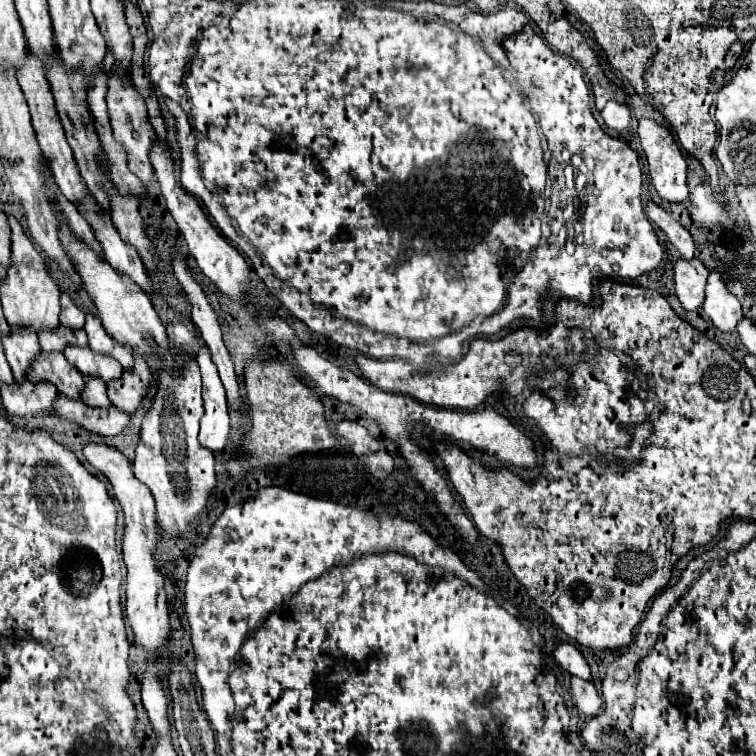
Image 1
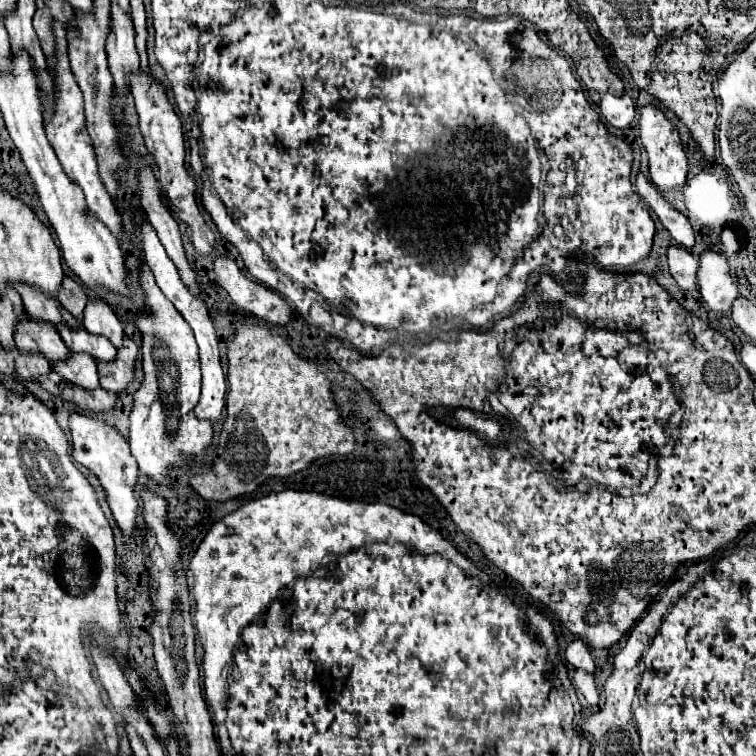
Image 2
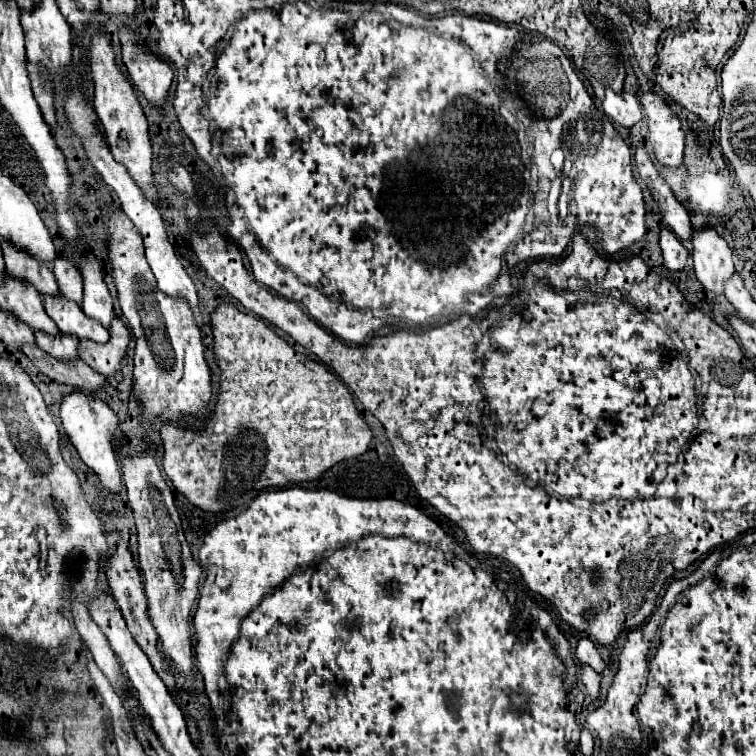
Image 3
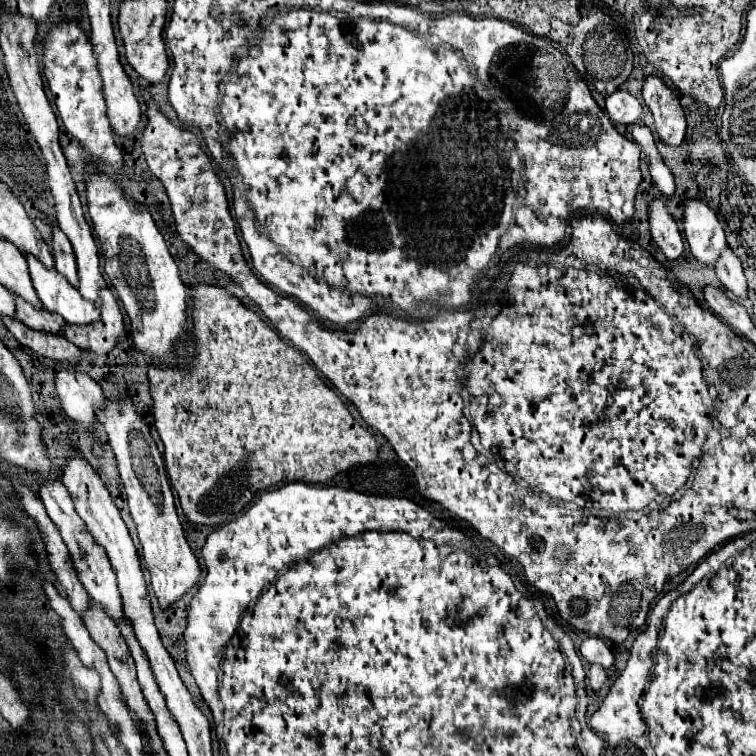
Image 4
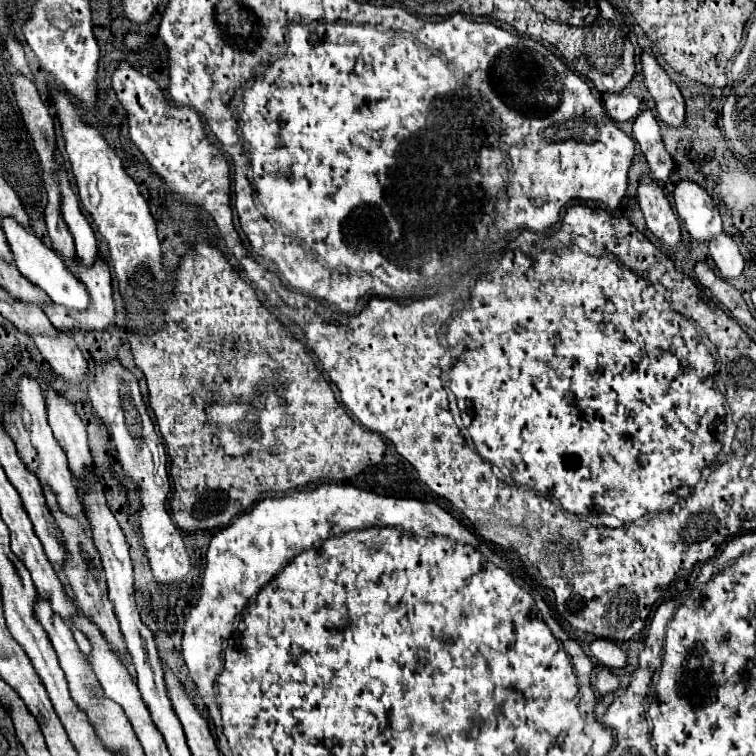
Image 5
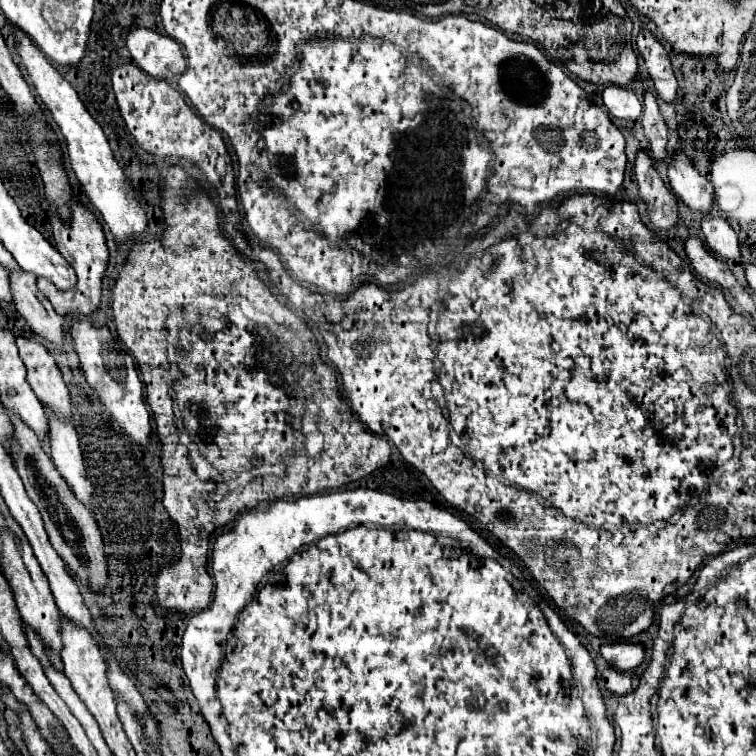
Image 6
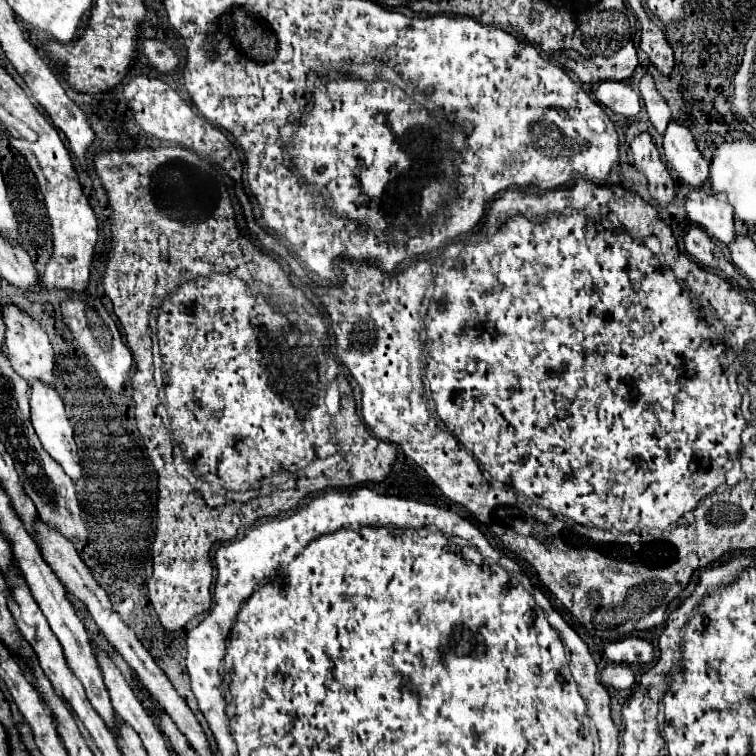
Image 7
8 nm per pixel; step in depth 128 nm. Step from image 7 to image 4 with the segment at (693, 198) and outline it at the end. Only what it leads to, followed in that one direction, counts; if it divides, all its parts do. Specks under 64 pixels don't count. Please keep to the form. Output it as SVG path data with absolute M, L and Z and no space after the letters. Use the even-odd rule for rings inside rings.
M724 248L720 252L720 260L716 260L716 276L720 278L720 282L724 284L724 288L730 294L734 294L736 298L742 298L742 300L748 298L746 276L744 276L744 270L742 270L742 264L730 248Z

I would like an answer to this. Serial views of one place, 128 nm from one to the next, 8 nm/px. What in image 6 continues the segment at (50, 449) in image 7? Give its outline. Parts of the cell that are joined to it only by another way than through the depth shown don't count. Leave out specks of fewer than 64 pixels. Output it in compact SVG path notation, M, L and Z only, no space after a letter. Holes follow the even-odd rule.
M44 408L48 418L48 448L50 456L56 464L56 470L68 480L72 486L76 498L90 506L92 502L92 482L86 476L86 466L82 458L82 450L78 444L78 434L72 424L64 422L60 416L56 416L52 410Z

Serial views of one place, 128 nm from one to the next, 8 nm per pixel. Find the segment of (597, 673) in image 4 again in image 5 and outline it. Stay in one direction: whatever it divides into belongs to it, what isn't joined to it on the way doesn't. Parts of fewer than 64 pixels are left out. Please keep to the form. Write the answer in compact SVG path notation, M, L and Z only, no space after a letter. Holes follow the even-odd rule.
M600 668L596 674L596 688L600 694L616 692L620 688L620 678L616 674L612 674L608 668Z

